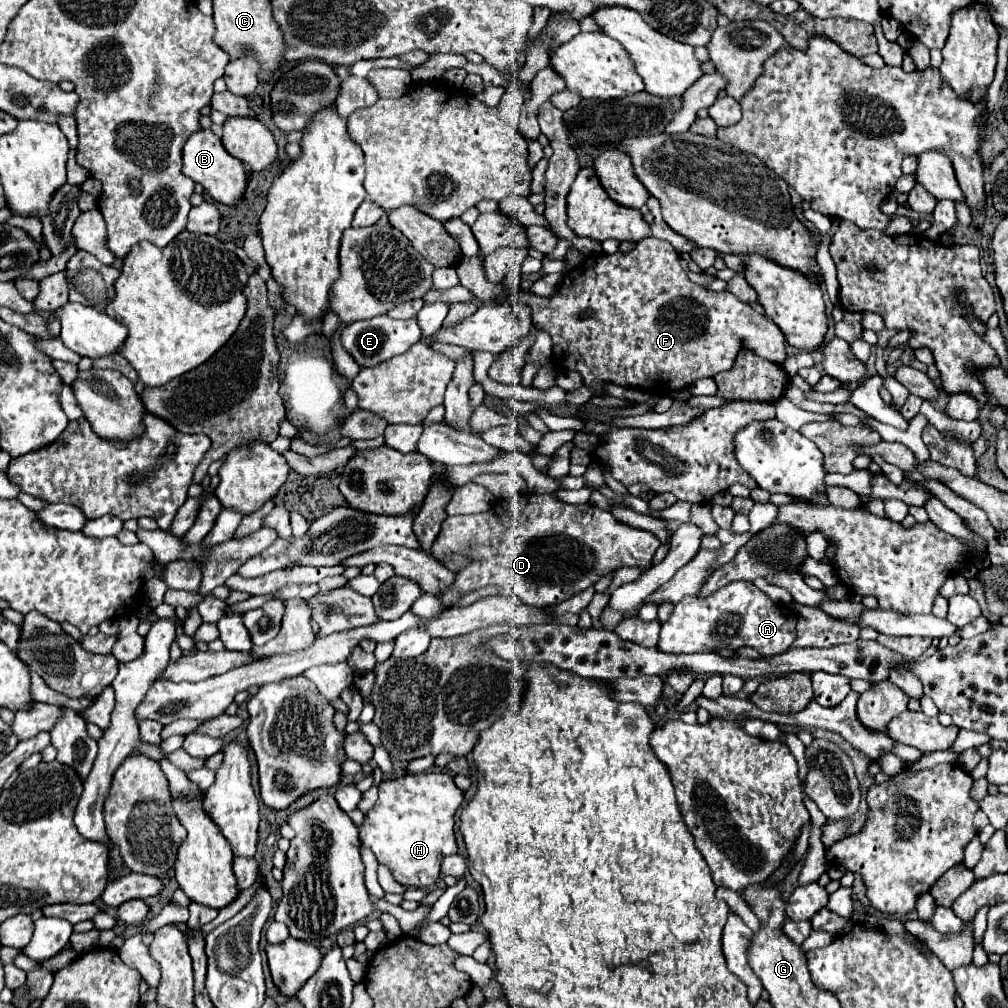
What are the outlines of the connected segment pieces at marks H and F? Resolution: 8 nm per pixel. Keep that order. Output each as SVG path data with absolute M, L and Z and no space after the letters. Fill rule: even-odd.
M427 771L417 775L405 775L393 781L379 785L379 799L371 811L365 813L363 823L359 825L361 845L371 849L381 865L385 865L393 879L405 887L431 887L441 875L441 859L457 853L455 833L453 833L453 815L463 803L463 791L455 787L453 777L441 771Z
M645 237L629 253L599 253L587 257L563 277L555 295L535 297L533 293L525 293L523 301L531 307L537 329L545 329L553 337L553 363L557 357L559 367L563 365L565 369L581 373L585 385L597 395L601 395L607 381L655 393L681 391L701 377L715 377L733 367L743 347L777 365L787 361L785 337L767 315L757 313L729 291L715 293L693 283L681 267L681 255L675 247L657 237Z

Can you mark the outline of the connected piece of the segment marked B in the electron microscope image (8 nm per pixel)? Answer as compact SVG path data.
M199 129L197 133L191 133L183 147L183 173L191 177L195 183L201 183L203 189L215 199L225 205L235 205L245 191L247 185L247 169L231 157L225 147L221 145L221 139L213 135L211 129Z

